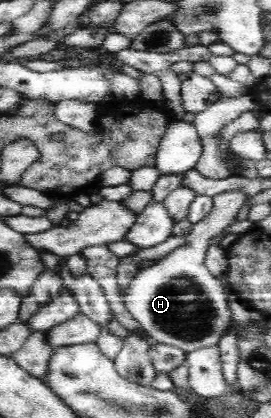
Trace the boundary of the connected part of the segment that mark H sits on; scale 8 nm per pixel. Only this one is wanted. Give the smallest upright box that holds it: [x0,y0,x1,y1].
[125,192,248,355]

